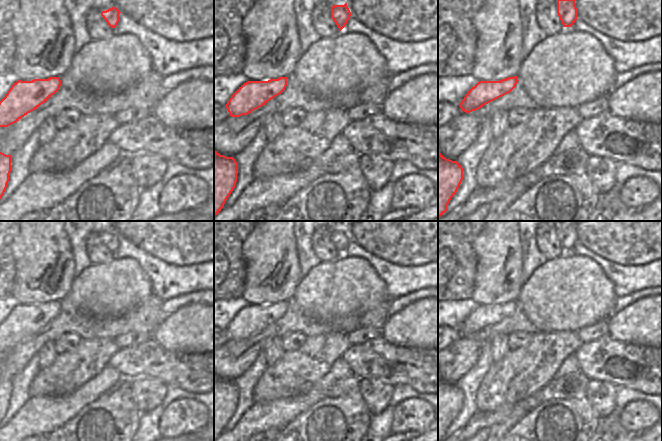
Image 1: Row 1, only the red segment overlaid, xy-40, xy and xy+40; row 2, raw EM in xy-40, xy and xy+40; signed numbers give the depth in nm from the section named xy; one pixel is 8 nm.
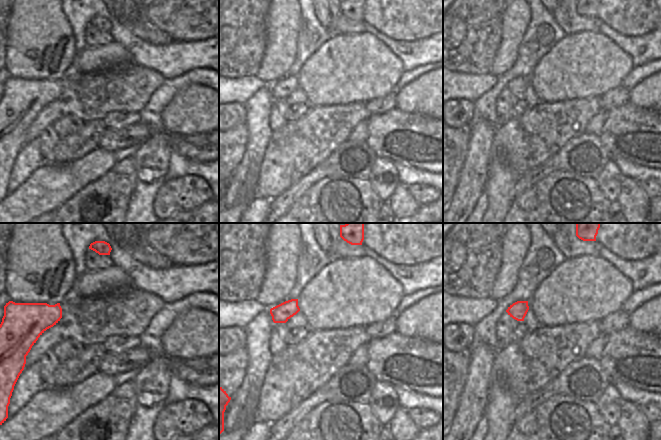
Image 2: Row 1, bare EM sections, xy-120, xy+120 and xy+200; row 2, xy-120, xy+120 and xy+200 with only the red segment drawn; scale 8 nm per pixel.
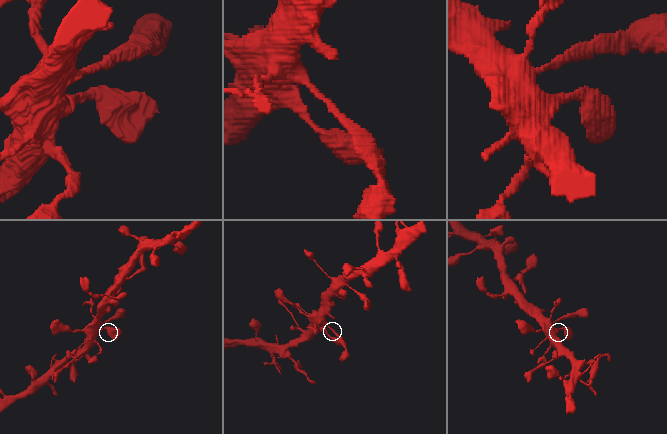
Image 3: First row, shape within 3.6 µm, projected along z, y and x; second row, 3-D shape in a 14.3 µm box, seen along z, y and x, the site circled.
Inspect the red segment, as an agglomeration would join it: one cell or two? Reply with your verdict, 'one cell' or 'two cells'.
one cell

